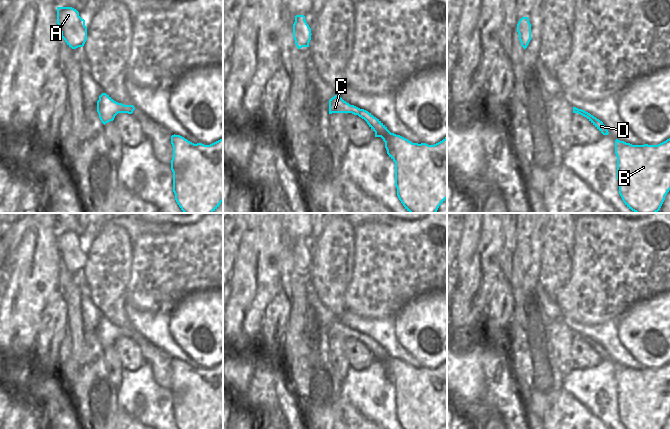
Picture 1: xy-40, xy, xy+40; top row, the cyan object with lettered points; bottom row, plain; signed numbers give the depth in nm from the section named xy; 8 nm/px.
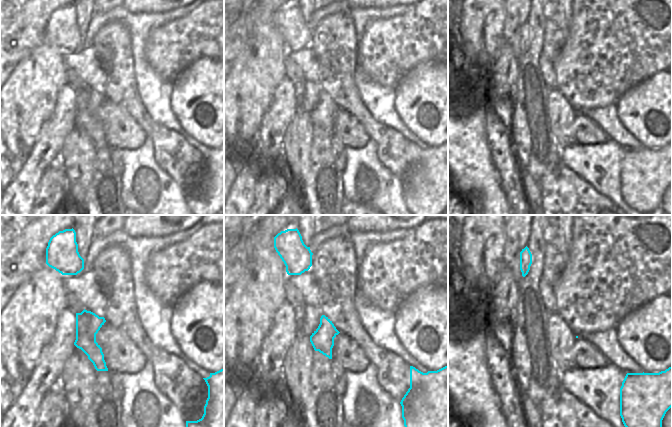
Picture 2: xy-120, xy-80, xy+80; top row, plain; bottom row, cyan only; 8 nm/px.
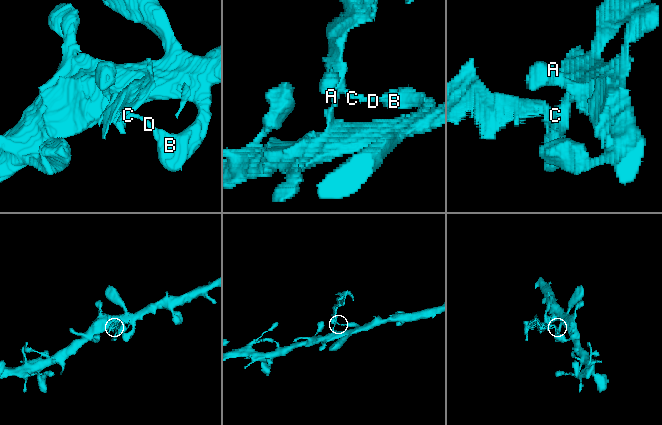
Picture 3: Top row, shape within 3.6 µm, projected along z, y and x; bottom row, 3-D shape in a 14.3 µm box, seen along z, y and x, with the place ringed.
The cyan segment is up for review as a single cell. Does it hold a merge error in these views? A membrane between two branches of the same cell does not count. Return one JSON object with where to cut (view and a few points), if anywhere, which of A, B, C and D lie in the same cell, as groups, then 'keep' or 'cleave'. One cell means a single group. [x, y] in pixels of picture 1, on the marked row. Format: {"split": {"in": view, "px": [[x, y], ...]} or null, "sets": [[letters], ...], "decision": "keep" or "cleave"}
{"split": {"in": "xy", "px": [[390, 132], [381, 137]]}, "sets": [["A", "B"], ["C", "D"]], "decision": "cleave"}

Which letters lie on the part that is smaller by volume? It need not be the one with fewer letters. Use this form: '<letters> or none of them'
C, D

